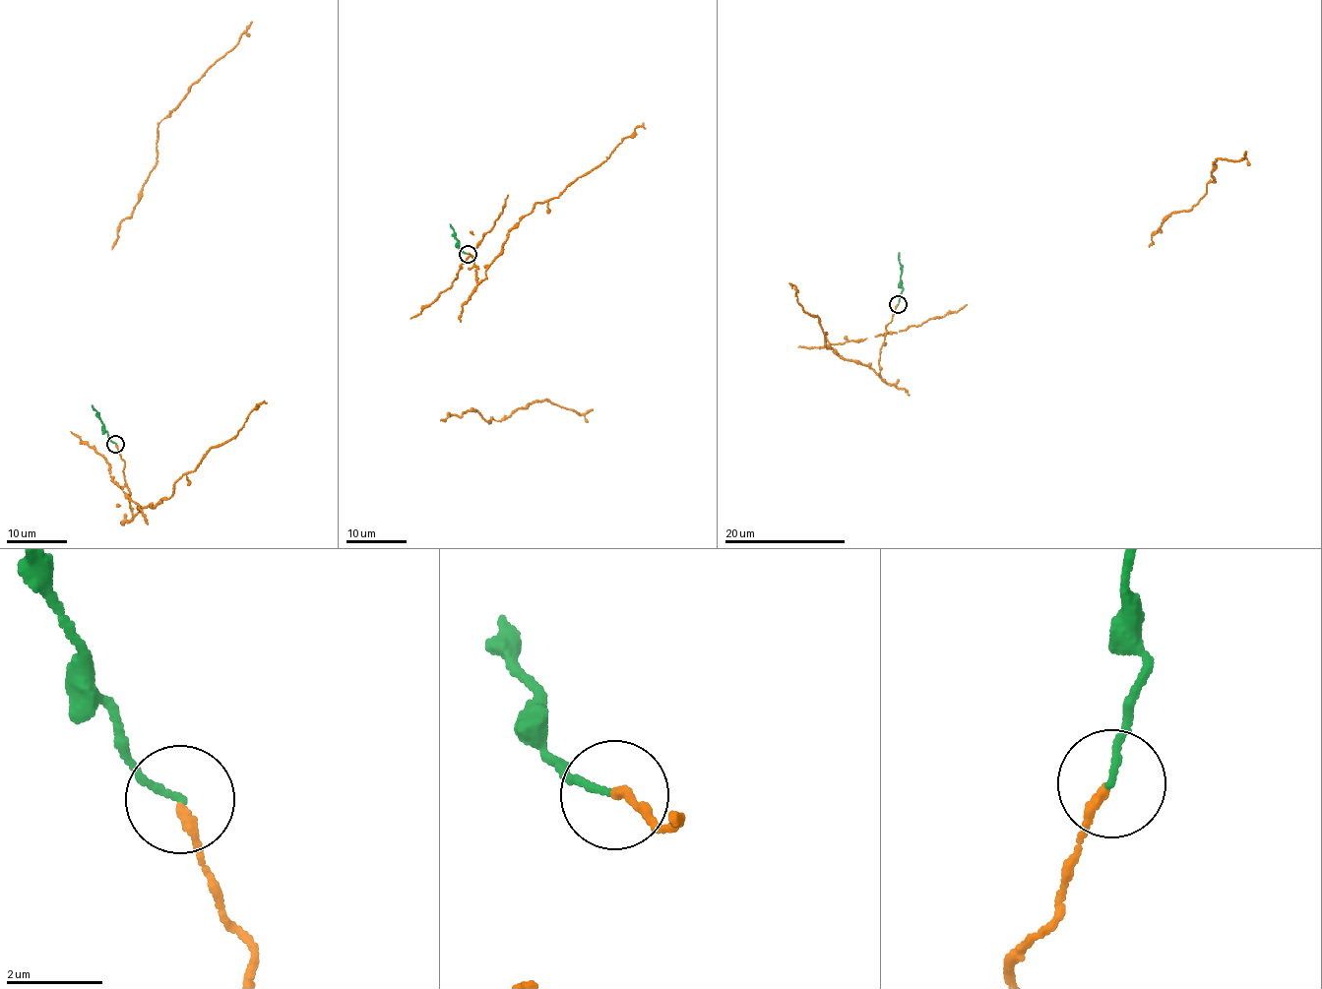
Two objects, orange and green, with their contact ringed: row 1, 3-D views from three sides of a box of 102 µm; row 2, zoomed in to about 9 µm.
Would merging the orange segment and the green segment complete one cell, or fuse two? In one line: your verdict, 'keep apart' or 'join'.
join

